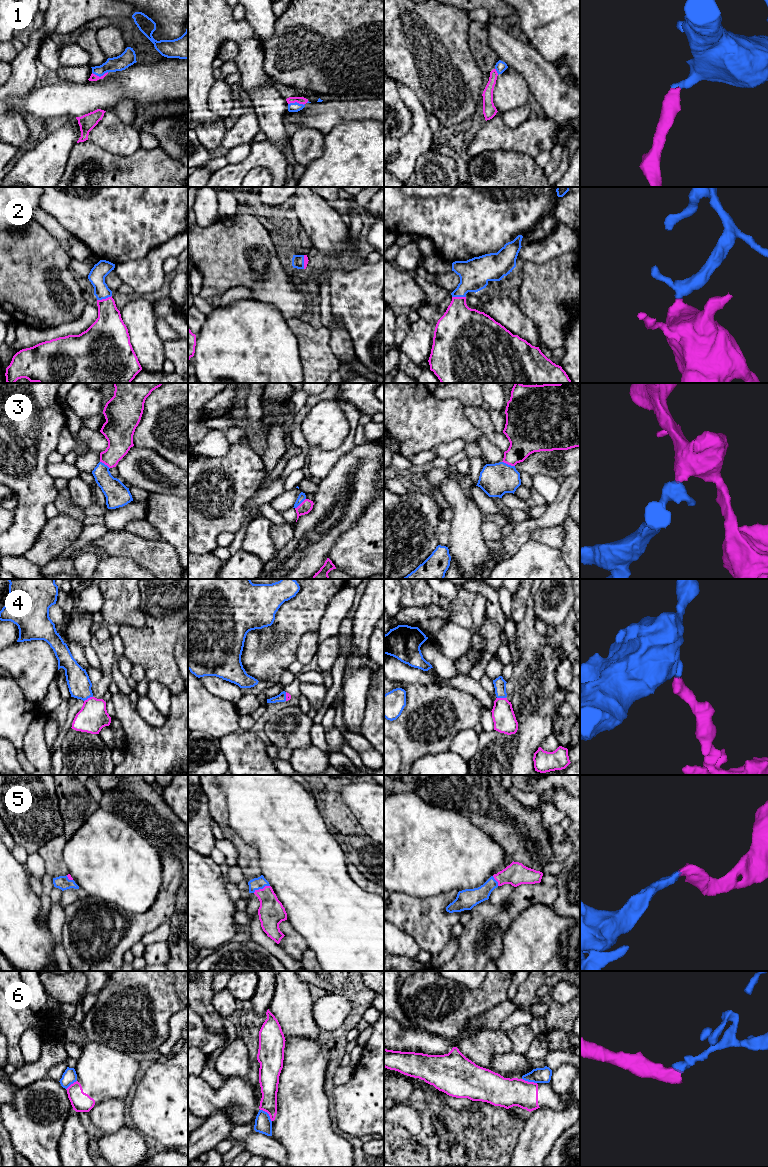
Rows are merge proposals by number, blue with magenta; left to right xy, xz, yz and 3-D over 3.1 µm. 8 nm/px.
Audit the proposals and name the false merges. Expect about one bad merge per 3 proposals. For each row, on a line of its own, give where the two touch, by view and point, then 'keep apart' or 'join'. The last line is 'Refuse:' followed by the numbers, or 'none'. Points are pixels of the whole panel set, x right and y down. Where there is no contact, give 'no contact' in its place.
1: meets blue in xz at (296, 102); join
2: meets blue in xy at (104, 298); join
3: meets blue in yz at (507, 464); join
4: meets blue in xy at (88, 697); join
5: meets blue in xz at (261, 888); join
6: meets blue in xz at (268, 1114); keep apart
Refuse: 6

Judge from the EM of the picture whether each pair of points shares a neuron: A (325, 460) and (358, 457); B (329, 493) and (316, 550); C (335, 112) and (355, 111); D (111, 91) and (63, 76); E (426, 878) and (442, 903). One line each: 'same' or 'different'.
A: different
B: same
C: same
D: different
E: different

